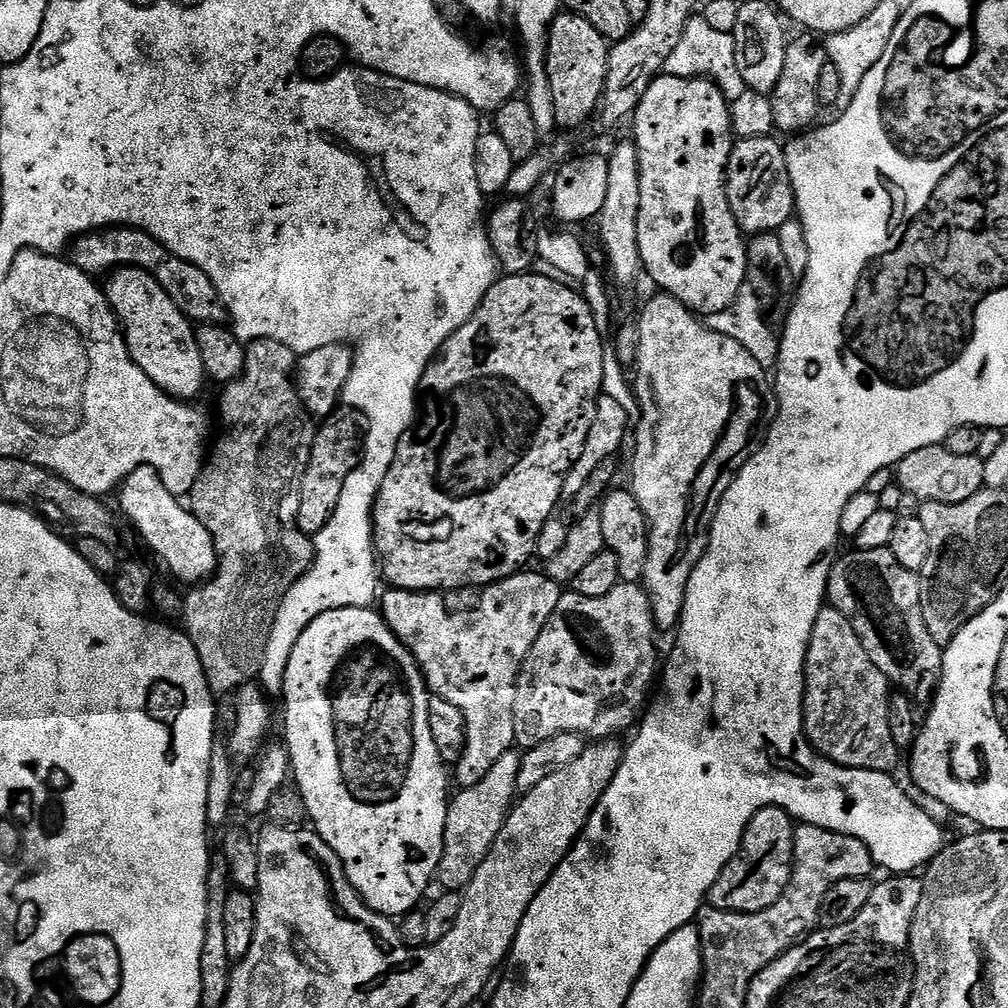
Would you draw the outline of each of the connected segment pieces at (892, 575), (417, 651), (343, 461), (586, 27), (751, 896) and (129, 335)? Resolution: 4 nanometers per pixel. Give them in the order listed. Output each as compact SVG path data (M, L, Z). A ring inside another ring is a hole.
M889 548L851 551L832 565L827 603L846 614L862 646L866 646L870 662L882 670L884 677L899 691L911 696L917 705L927 705L940 686L944 648L936 644L934 638L930 638L930 630L926 630L920 577L900 565Z
M521 570L505 580L489 584L479 593L480 601L473 612L463 616L460 612L451 612L444 605L443 595L434 592L408 592L404 588L389 587L385 596L378 600L378 611L390 630L412 652L431 695L446 698L453 706L458 706L464 715L464 747L460 750L460 759L454 765L454 780L460 788L478 786L486 778L490 766L502 758L502 754L513 751L514 738L514 694L516 680L520 676L520 666L530 654L538 634L550 622L554 606L558 606L562 595L561 585L554 583L543 571L528 572Z
M337 410L317 427L310 462L304 467L304 477L300 483L296 519L306 535L315 538L330 522L338 506L338 498L342 498L342 486L346 486L346 478L356 467L361 451L362 424L355 411Z
M567 10L556 17L548 43L548 73L550 91L554 94L554 114L561 129L580 128L597 115L600 99L604 97L609 51L609 41L586 18Z
M771 806L758 810L744 831L739 850L708 891L707 903L718 910L746 913L774 906L792 880L796 829L797 825L786 810Z
M118 268L107 277L106 295L116 313L116 319L124 334L130 358L146 373L159 388L164 389L169 396L177 398L192 398L203 384L206 384L204 367L202 366L202 350L198 350L196 328L184 312L176 305L174 298L162 290L160 283L141 268Z

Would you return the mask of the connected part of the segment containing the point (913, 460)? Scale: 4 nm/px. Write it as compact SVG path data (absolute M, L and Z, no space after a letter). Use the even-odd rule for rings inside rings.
M931 444L922 450L914 450L914 454L906 454L906 458L895 465L894 480L909 497L917 496L917 501L957 504L978 494L984 487L984 461L979 455L952 454L943 444Z

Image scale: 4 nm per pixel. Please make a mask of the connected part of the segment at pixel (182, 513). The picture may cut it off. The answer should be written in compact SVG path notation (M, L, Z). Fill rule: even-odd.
M143 464L135 468L118 489L119 511L132 519L145 542L160 555L160 560L187 586L195 586L208 579L216 571L218 553L214 538L206 526L192 513L191 507L184 508L181 501L160 481L153 468Z

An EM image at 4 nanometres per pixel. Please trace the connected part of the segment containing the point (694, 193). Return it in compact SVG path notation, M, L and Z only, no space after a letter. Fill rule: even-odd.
M663 74L657 76L656 81L646 90L642 102L636 108L636 137L634 143L638 150L640 163L640 205L638 206L638 250L643 271L657 284L661 293L678 298L688 307L689 312L695 312L706 318L715 312L726 310L736 301L736 297L745 291L748 279L748 246L745 233L740 231L738 222L730 210L728 201L728 159L732 153L734 133L732 131L732 109L730 102L724 97L724 91L713 80L707 78L674 78Z

